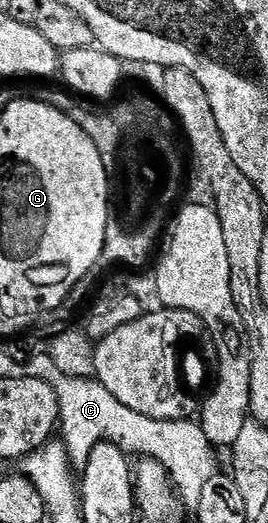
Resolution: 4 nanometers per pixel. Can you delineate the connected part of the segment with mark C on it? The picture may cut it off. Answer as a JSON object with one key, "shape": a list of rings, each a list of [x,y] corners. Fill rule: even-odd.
{"shape":[[[60,372],[55,376],[51,381],[59,397],[61,440],[66,444],[69,458],[76,469],[83,470],[87,467],[96,446],[112,444],[132,457],[151,456],[159,460],[161,466],[169,470],[184,505],[198,505],[201,490],[205,490],[205,482],[209,482],[209,478],[217,475],[215,468],[217,448],[205,436],[199,422],[191,418],[186,420],[145,418],[145,414],[137,414],[137,410],[129,410],[129,406],[117,402],[117,398],[113,398],[113,394],[109,394],[109,390],[105,390],[105,386],[94,378],[72,379]]]}

